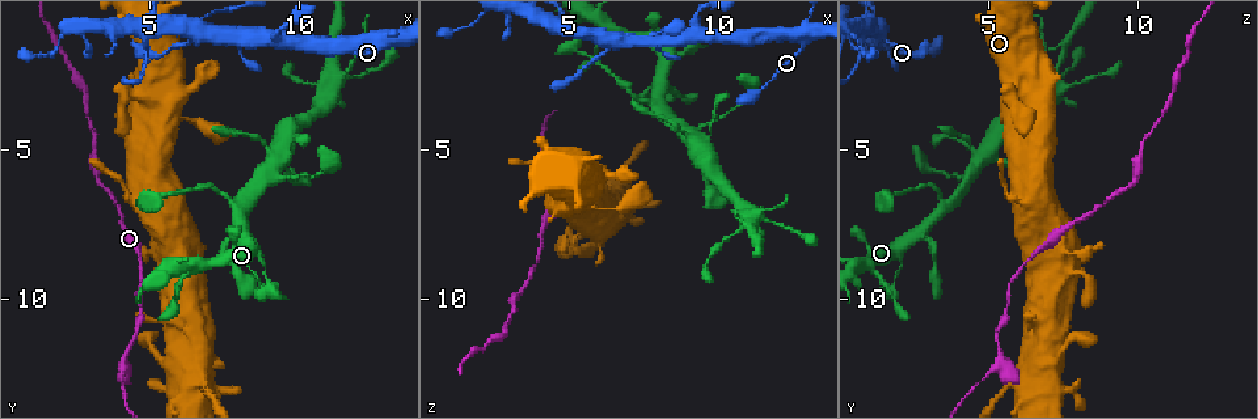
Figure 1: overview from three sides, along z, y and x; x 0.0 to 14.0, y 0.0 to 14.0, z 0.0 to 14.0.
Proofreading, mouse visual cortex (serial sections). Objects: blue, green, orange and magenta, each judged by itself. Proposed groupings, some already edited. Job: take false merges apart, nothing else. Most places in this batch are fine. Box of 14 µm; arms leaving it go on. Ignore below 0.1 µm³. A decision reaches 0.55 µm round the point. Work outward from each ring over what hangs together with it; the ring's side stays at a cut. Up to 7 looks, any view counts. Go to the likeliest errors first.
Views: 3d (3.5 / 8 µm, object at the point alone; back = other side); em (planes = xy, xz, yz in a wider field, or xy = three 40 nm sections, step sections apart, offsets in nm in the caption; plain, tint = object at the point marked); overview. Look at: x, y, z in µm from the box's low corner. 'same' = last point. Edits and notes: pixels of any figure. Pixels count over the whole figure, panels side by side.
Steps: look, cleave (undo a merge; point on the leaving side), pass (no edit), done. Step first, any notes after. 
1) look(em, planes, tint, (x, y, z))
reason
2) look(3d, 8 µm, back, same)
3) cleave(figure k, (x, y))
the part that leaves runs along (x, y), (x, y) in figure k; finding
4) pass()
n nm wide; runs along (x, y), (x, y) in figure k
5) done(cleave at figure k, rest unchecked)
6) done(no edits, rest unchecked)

look(3d, 3.5 µm, (8.7, 9.4, 1.9))
abrupt turn

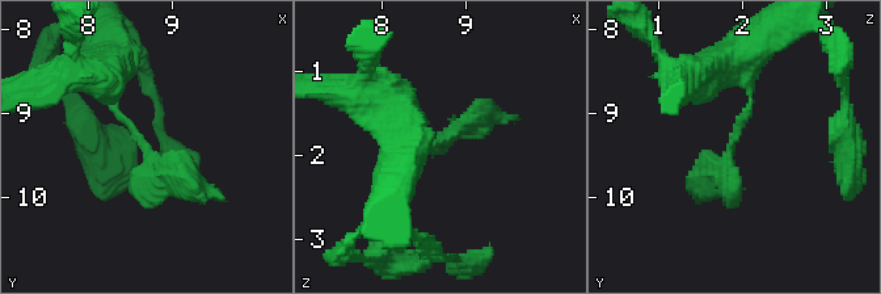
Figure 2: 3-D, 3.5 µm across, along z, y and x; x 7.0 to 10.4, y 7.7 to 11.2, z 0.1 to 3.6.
look(em, planes, tint, (8.65, 9.40, 1.90))
now the EM

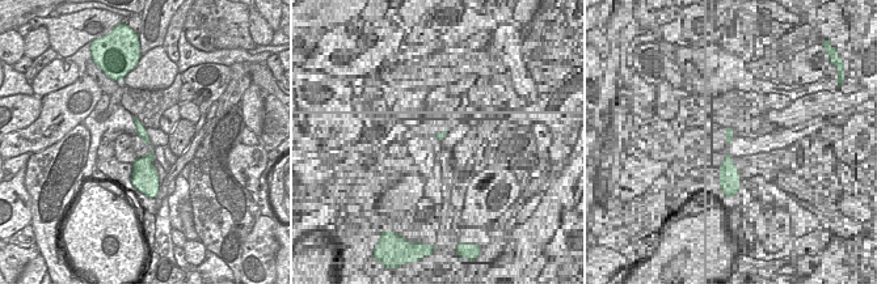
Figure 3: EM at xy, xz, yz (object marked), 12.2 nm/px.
pass()
runs along (112, 61), (112, 105), (203, 193) in figure 2; all the same cell

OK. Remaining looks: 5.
look(3d, 3.5 µm, (4.1, 12.0, 5.3))
narrows sharply

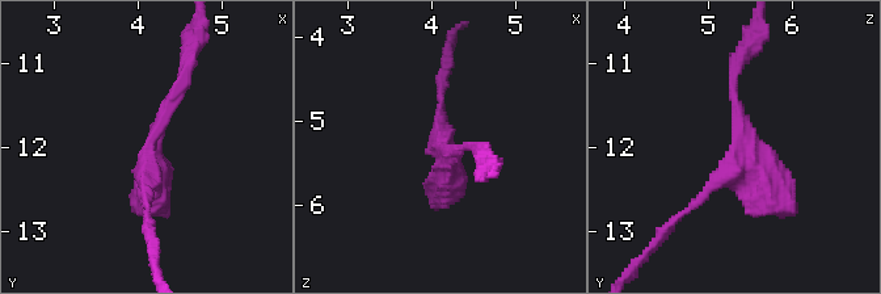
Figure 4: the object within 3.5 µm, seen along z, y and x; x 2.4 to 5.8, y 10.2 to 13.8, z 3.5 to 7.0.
look(em, xy, step 3, tint, (4.20, 12.00, 5.40))

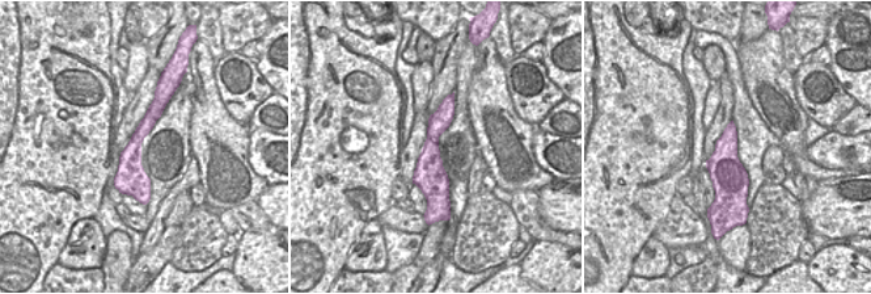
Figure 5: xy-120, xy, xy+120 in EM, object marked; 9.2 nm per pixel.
pass()
runs along (451, 97), (431, 143), (444, 204) in figure 5; continuous, no second cell

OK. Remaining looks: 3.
look(3d, 3.5 µm, (12.9, 1.4, 1.4))
calibre changes

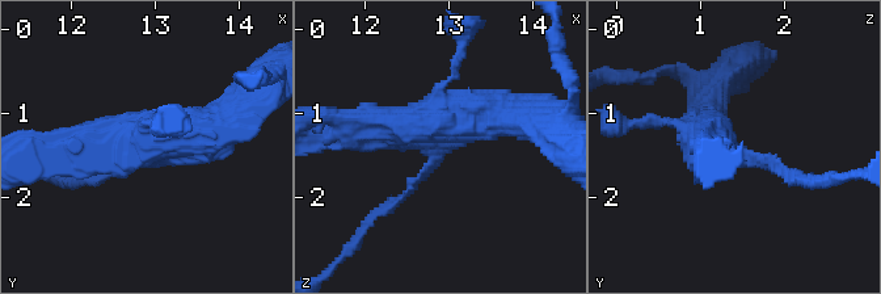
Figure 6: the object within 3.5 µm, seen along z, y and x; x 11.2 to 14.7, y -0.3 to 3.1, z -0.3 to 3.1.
look(em, xy, step 2, tint, (12.85, 1.45, 1.30))

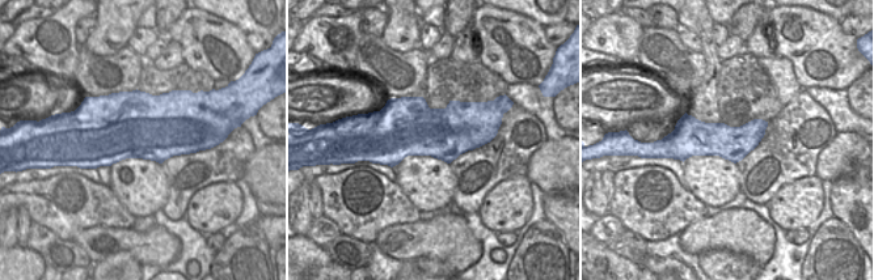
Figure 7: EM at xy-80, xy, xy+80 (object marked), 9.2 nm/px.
pass()
500 nm wide; runs along (789, 176), (749, 156), (712, 152) in figure 6; continuous, no second cell

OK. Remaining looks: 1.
done(no edits, rest unchecked)

